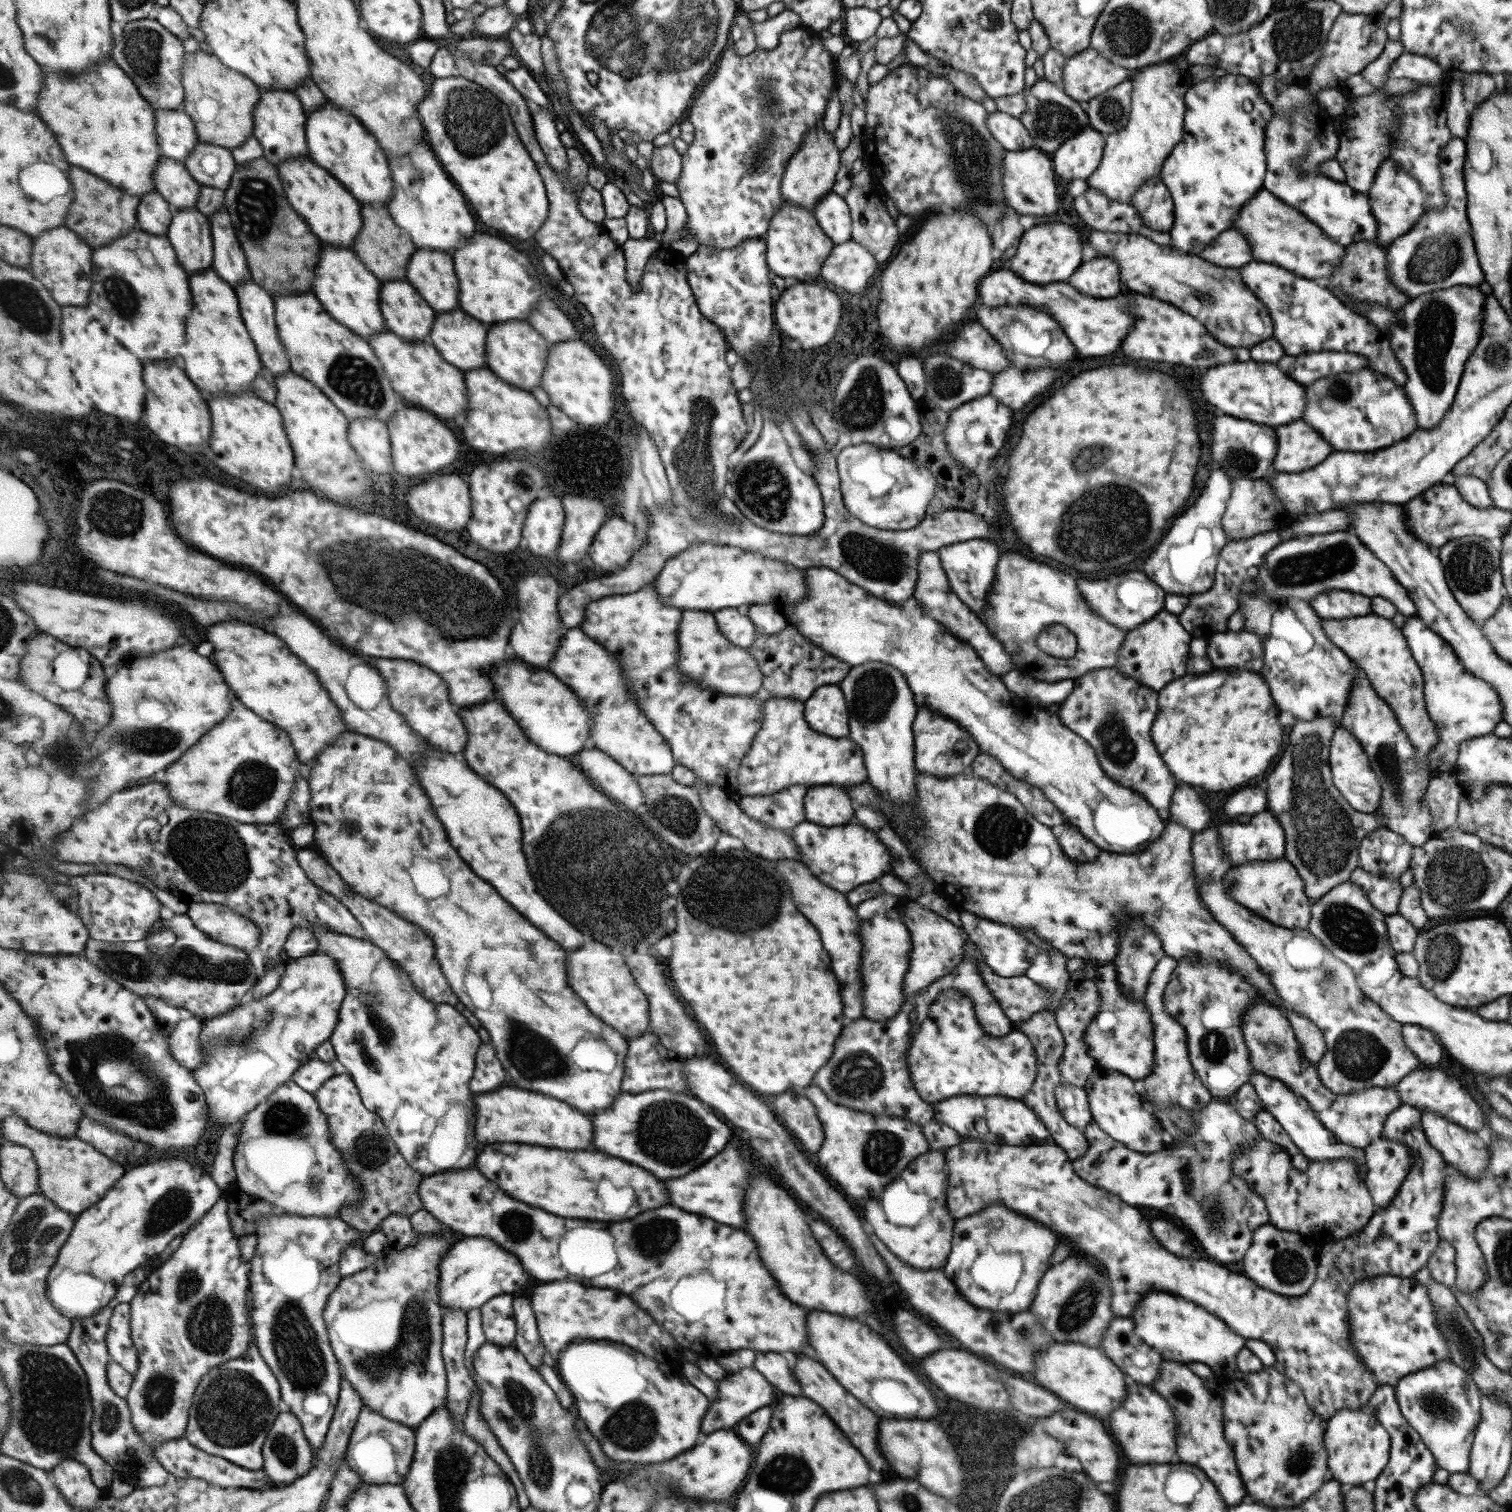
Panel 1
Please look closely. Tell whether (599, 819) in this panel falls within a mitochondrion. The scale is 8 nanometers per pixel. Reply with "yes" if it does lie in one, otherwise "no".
yes

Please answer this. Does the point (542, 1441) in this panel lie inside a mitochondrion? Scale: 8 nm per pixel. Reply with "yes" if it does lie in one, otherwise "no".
yes

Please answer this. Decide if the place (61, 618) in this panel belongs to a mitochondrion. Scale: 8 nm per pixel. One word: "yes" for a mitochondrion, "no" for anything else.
no

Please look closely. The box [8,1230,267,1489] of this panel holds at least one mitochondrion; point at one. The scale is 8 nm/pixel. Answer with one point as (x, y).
(53, 1408)

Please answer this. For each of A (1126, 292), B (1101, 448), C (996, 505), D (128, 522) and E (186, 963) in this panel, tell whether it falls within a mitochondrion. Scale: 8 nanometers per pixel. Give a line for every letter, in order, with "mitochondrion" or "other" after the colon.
A: other
B: mitochondrion
C: other
D: mitochondrion
E: mitochondrion

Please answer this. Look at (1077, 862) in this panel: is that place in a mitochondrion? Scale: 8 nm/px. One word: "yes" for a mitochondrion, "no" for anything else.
no

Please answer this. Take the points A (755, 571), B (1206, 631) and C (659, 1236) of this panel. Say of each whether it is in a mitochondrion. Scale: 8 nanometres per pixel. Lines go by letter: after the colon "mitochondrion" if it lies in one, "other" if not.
A: other
B: other
C: mitochondrion

